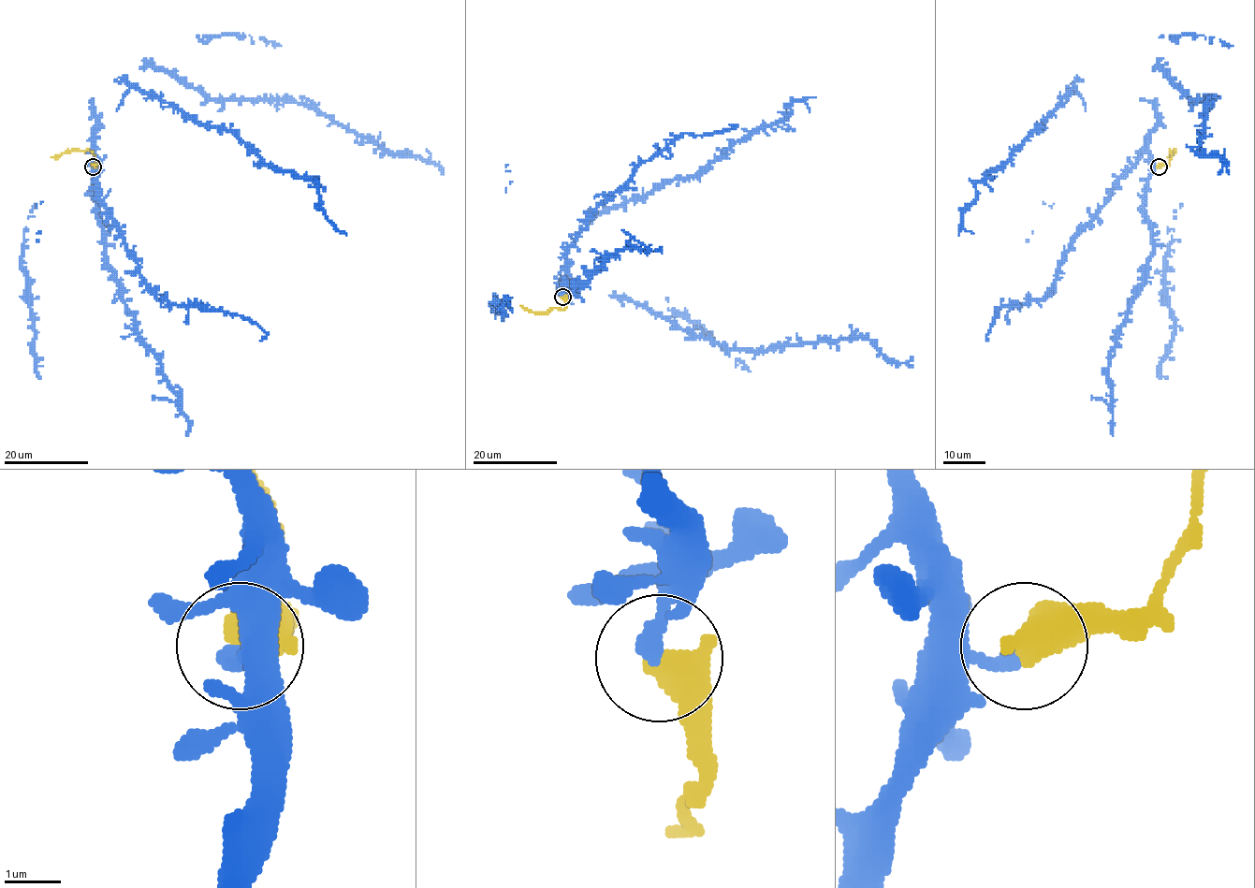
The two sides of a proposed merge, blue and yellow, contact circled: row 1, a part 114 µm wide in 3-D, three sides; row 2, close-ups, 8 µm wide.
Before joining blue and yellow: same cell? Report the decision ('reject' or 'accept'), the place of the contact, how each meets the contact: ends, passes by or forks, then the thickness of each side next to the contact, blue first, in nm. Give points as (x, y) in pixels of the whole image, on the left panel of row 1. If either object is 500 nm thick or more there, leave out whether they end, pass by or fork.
reject; at (93, 167); 320 nm thick on the blue side, 650 nm on the other

